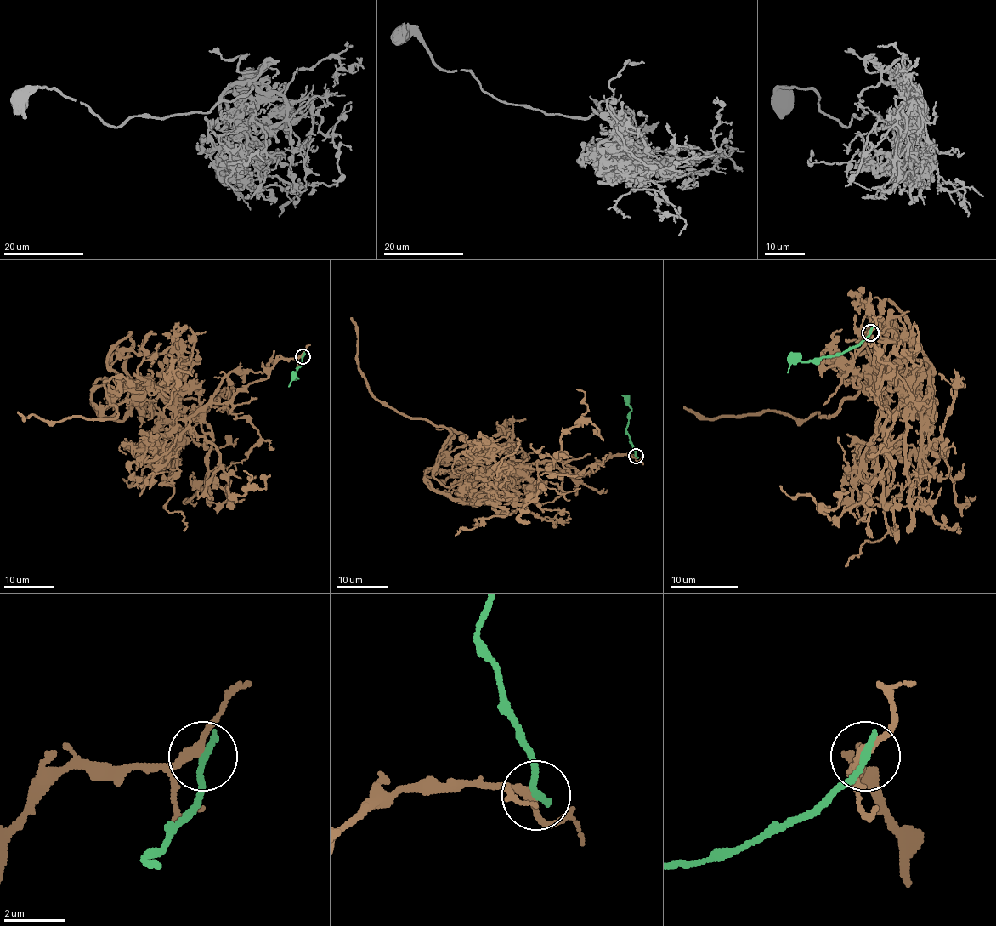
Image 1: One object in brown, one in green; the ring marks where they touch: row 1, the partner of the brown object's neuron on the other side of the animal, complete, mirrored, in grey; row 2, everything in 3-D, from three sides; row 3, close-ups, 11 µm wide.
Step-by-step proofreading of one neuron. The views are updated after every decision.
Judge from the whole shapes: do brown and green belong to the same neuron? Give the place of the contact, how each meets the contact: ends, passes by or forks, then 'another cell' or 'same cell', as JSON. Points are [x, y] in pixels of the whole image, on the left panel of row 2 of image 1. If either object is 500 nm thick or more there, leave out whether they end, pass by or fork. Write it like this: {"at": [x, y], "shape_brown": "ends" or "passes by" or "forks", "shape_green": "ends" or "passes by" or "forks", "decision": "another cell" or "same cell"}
{"at": [302, 356], "shape_brown": "passes by", "shape_green": "ends", "decision": "another cell"}

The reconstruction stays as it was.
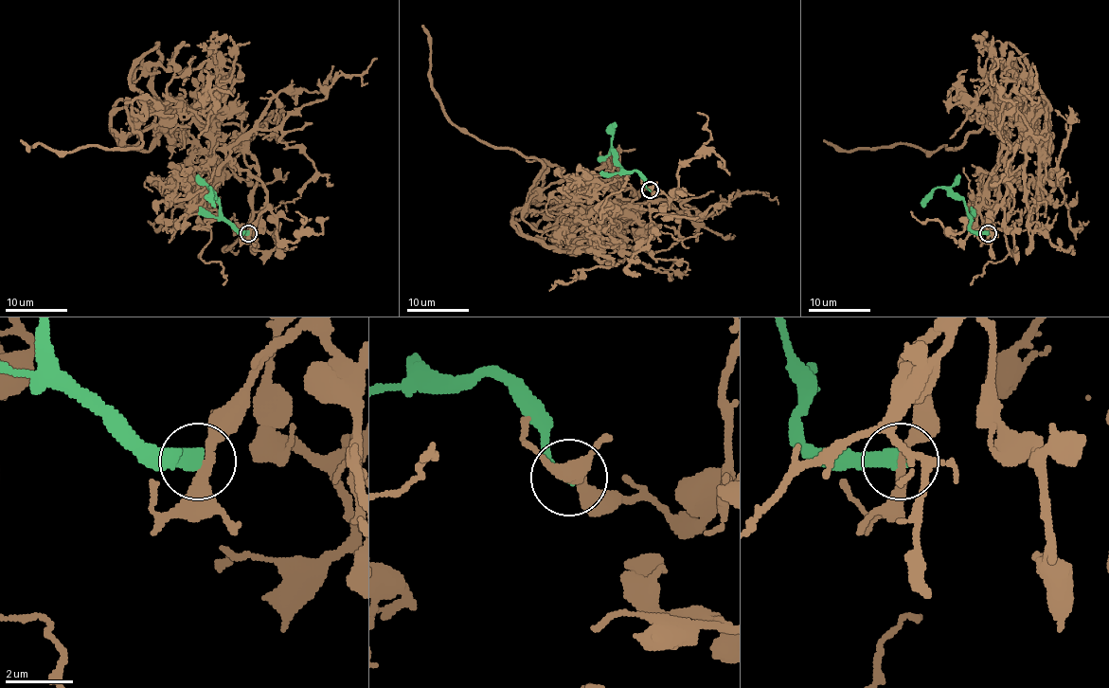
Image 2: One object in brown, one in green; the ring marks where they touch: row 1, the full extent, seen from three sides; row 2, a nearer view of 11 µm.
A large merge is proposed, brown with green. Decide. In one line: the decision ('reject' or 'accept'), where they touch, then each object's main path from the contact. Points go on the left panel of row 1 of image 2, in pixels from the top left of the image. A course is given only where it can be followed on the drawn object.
reject | (248, 233) | brown via (249, 233), (266, 187), (180, 99), (132, 124), (136, 149), (28, 150), (21, 139) | green via (247, 233), (241, 233), (222, 213), (220, 203), (210, 187), (210, 201), (215, 208)

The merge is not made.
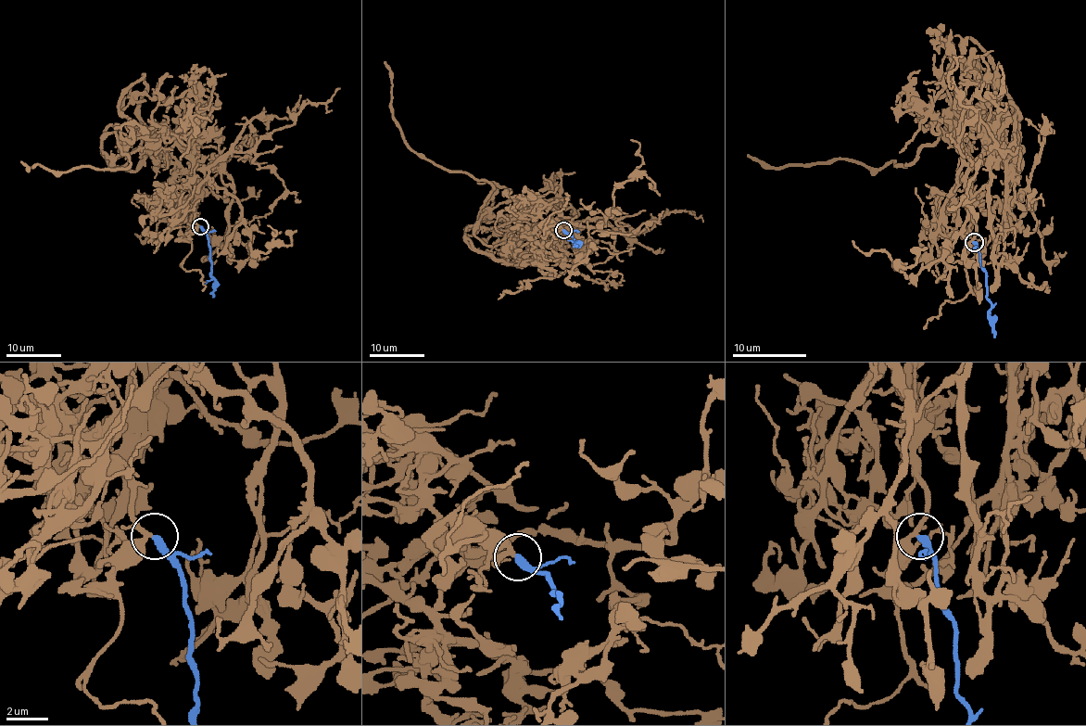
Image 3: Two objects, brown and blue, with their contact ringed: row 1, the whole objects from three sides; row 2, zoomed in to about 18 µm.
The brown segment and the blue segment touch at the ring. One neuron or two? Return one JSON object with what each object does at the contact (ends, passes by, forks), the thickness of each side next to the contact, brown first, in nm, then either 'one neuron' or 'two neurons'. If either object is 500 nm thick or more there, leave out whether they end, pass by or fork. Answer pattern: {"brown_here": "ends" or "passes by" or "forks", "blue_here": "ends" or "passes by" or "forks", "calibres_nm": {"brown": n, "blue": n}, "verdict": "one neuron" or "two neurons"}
{"brown_here": "passes by", "blue_here": "ends", "calibres_nm": {"brown": 240, "blue": 360}, "verdict": "one neuron"}

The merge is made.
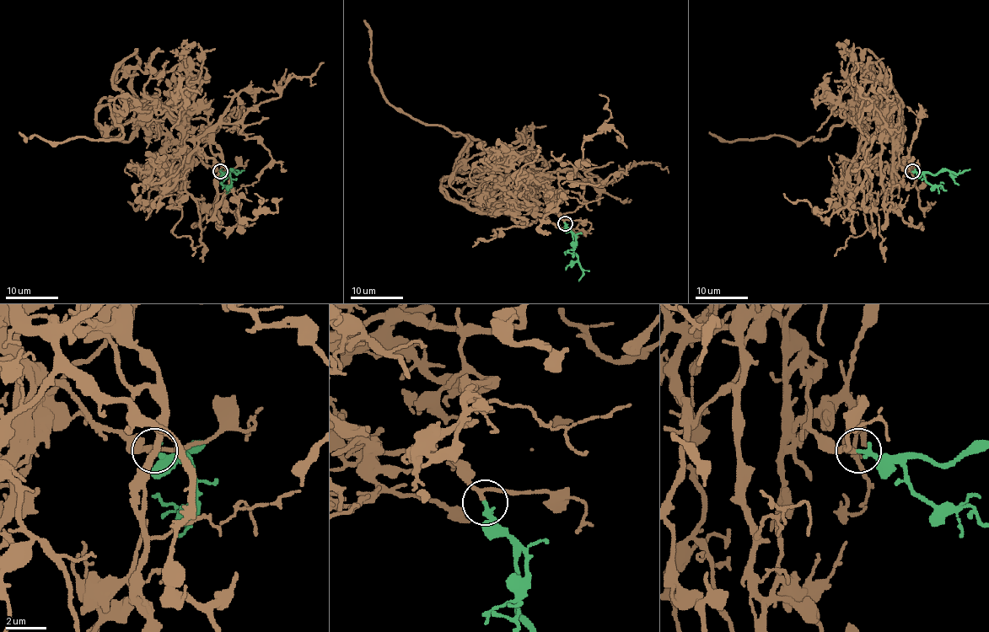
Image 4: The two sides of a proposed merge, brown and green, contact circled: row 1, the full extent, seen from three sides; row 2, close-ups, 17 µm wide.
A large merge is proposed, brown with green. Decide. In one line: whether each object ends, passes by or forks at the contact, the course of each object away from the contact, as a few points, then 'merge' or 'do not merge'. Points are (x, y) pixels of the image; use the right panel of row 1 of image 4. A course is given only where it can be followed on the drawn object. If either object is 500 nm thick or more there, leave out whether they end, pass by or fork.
brown passes by; green ends; course brown (911, 171), (898, 164), (901, 134), (893, 136), (868, 101), (823, 140), (720, 141), (708, 131); course green (911, 171), (937, 174), (949, 170), (956, 174), (970, 168); merge

